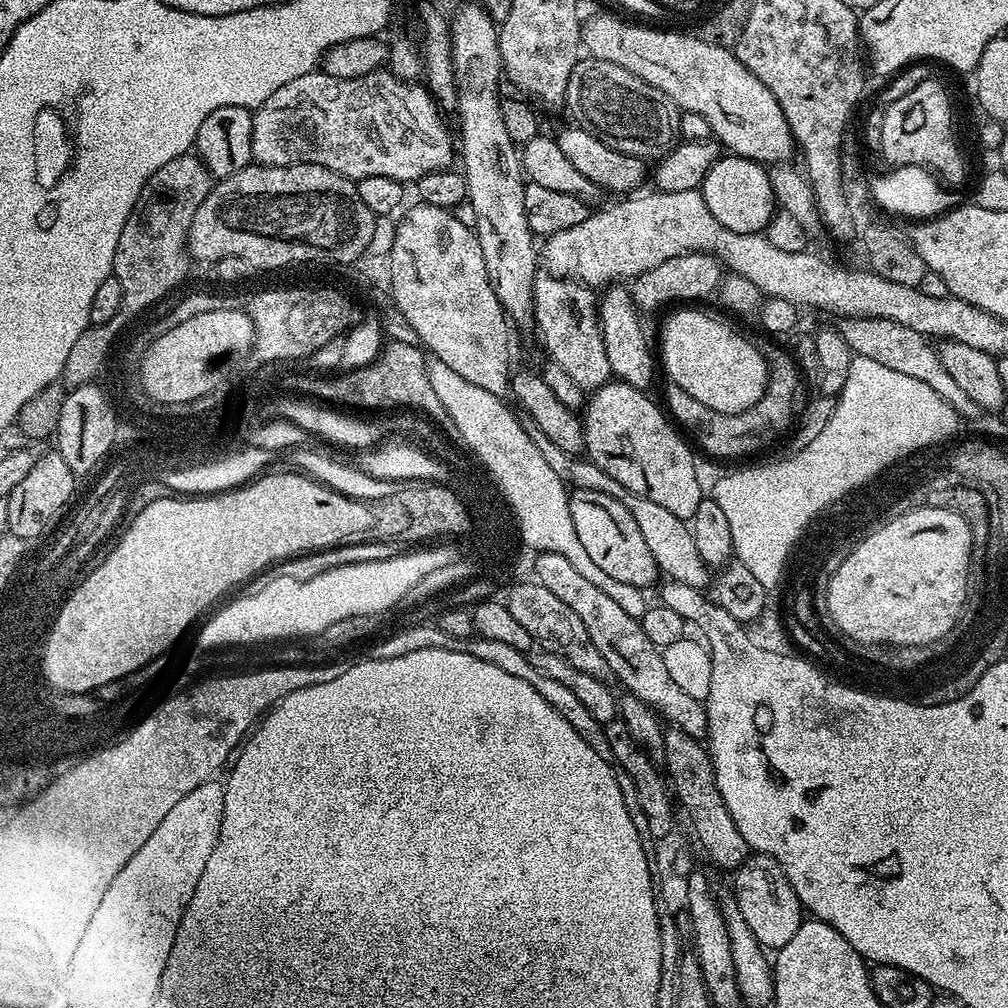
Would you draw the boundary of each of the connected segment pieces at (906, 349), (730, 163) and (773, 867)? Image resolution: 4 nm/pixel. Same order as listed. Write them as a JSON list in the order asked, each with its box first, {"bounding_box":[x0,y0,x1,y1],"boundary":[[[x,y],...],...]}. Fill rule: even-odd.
[{"bounding_box":[844,317,984,422],"boundary":[[[863,317],[857,319],[854,327],[845,329],[844,335],[851,351],[858,356],[869,357],[874,362],[879,362],[888,366],[892,370],[902,374],[907,374],[919,381],[924,381],[936,394],[938,394],[963,421],[972,422],[983,417],[984,411],[976,402],[967,397],[967,393],[959,388],[946,368],[942,366],[937,349],[931,344],[927,337],[920,332],[910,329],[908,326],[894,322],[892,319],[874,319]]]},{"bounding_box":[702,155,774,234],"boundary":[[[721,155],[720,159],[714,162],[714,166],[710,166],[702,191],[706,206],[710,206],[710,214],[714,214],[714,218],[718,218],[718,222],[722,222],[726,230],[750,234],[763,233],[767,229],[774,211],[774,197],[765,165],[741,156]]]},{"bounding_box":[735,854,802,950],"boundary":[[[750,854],[743,864],[735,869],[736,901],[738,910],[742,910],[742,918],[746,918],[746,926],[754,930],[754,938],[765,950],[779,950],[798,934],[798,926],[802,922],[802,909],[800,900],[794,894],[794,886],[786,878],[782,866],[773,856]]]}]

